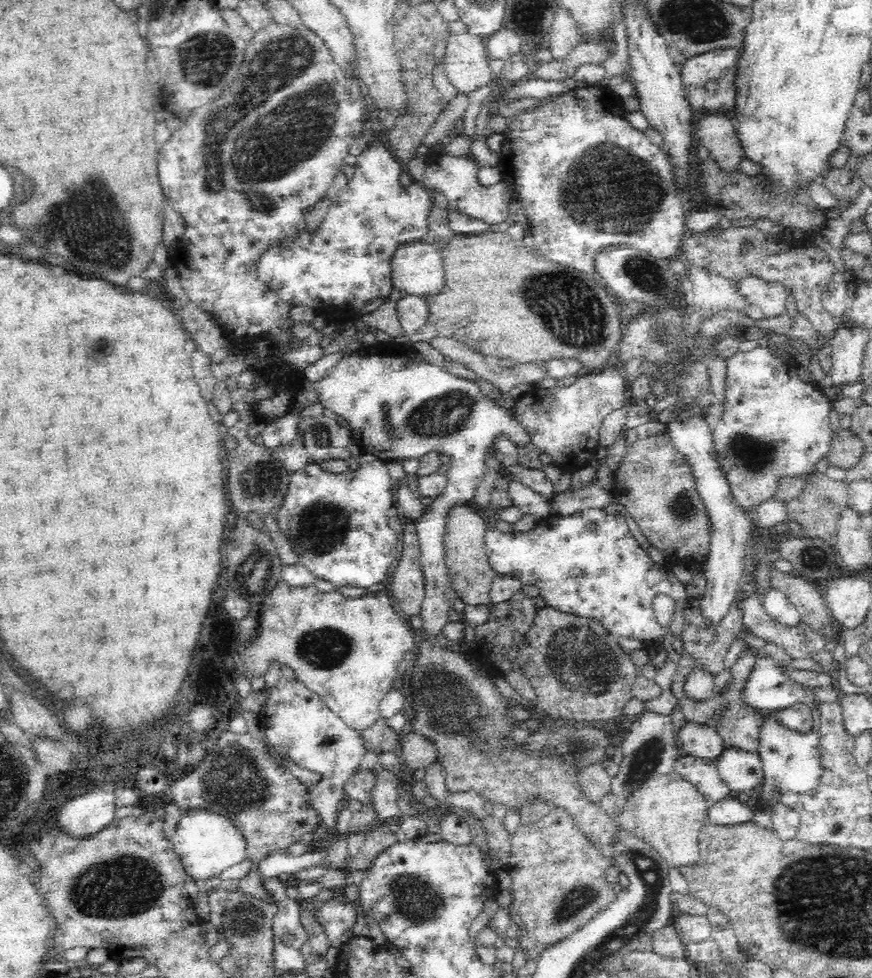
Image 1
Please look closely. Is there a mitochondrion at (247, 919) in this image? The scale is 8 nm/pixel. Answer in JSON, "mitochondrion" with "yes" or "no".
{"mitochondrion":"yes"}

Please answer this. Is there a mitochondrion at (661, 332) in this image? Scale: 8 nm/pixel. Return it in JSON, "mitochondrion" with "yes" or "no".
{"mitochondrion":"yes"}

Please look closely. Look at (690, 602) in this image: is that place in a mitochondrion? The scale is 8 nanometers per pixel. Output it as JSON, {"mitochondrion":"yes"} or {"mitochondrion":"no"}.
{"mitochondrion":"no"}

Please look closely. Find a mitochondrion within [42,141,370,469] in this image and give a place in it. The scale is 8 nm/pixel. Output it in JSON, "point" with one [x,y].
{"point":[105,242]}

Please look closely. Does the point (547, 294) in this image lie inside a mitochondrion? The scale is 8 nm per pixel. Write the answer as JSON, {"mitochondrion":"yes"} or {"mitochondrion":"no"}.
{"mitochondrion":"yes"}

